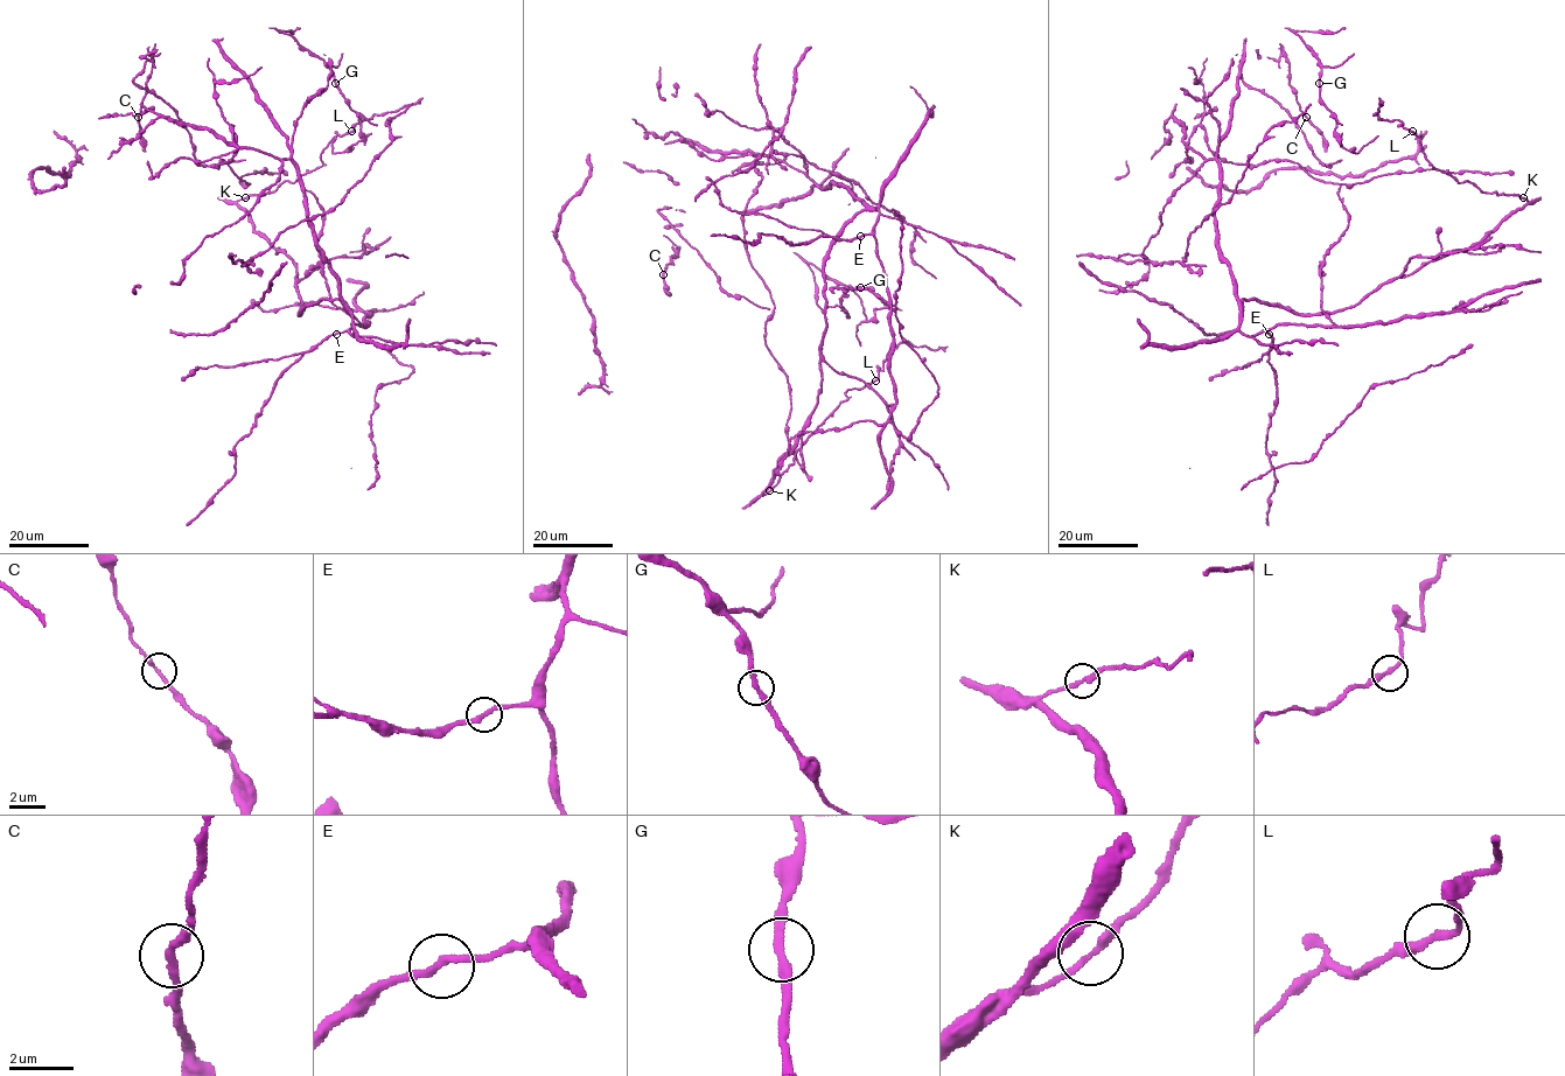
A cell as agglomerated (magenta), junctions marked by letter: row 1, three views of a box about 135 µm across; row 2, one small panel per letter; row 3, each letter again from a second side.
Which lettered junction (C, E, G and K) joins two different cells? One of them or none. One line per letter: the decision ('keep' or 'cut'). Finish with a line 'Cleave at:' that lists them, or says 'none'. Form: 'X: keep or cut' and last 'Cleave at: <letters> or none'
C: keep
E: keep
G: keep
K: cut
Cleave at: K

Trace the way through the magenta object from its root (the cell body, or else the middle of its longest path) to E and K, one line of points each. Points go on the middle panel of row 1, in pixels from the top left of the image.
E: (857, 214), (875, 207), (879, 211), (874, 230), (860, 236)
K: (857, 214), (824, 266), (818, 400), (804, 433), (760, 495), (769, 491)

